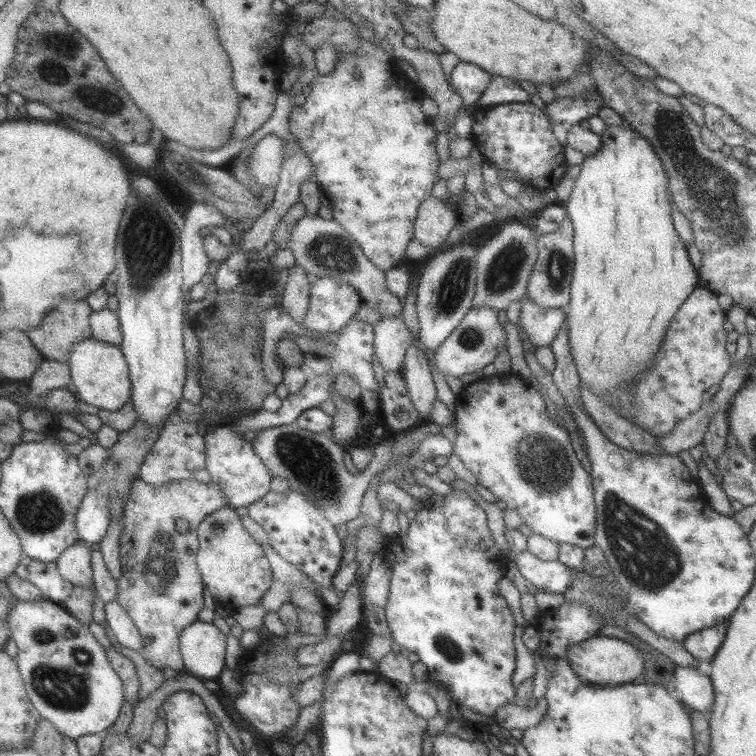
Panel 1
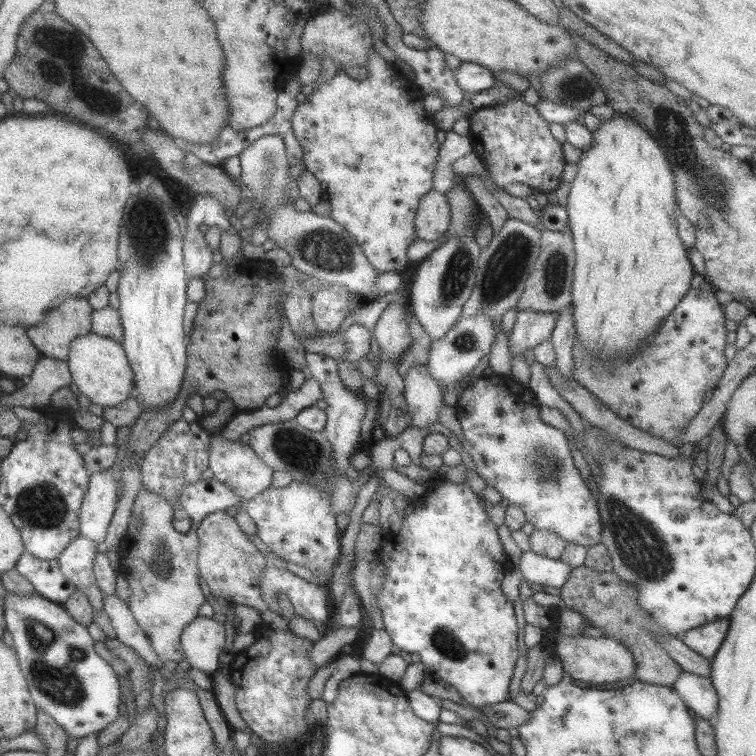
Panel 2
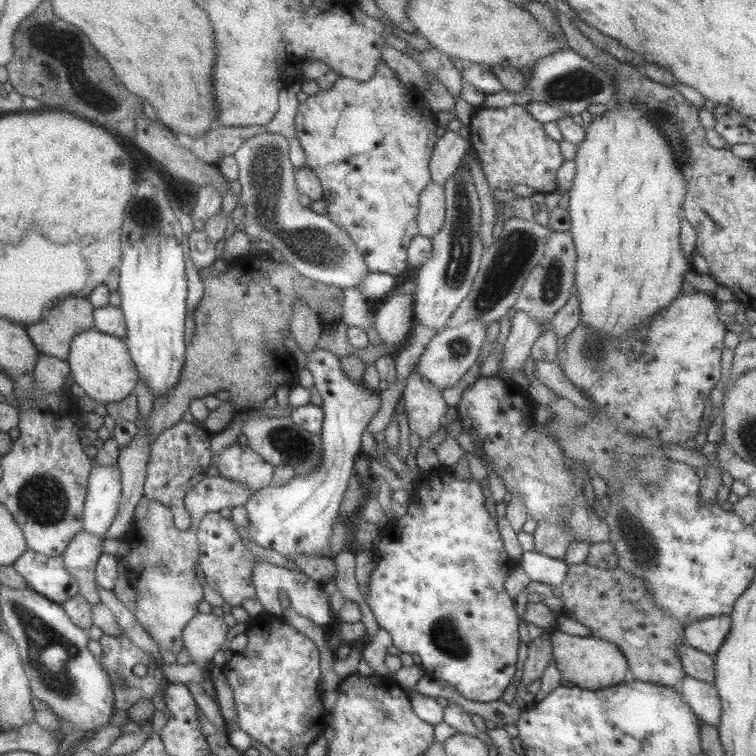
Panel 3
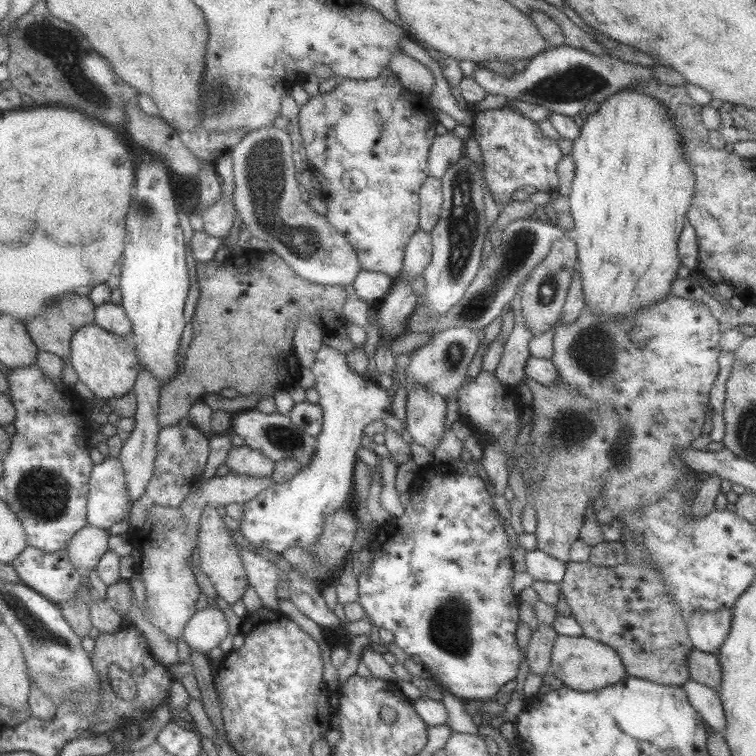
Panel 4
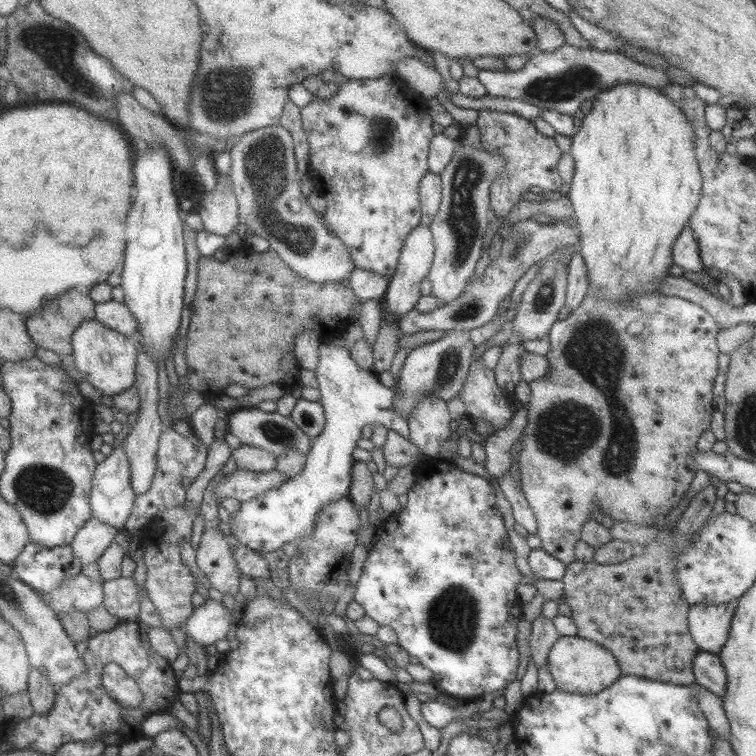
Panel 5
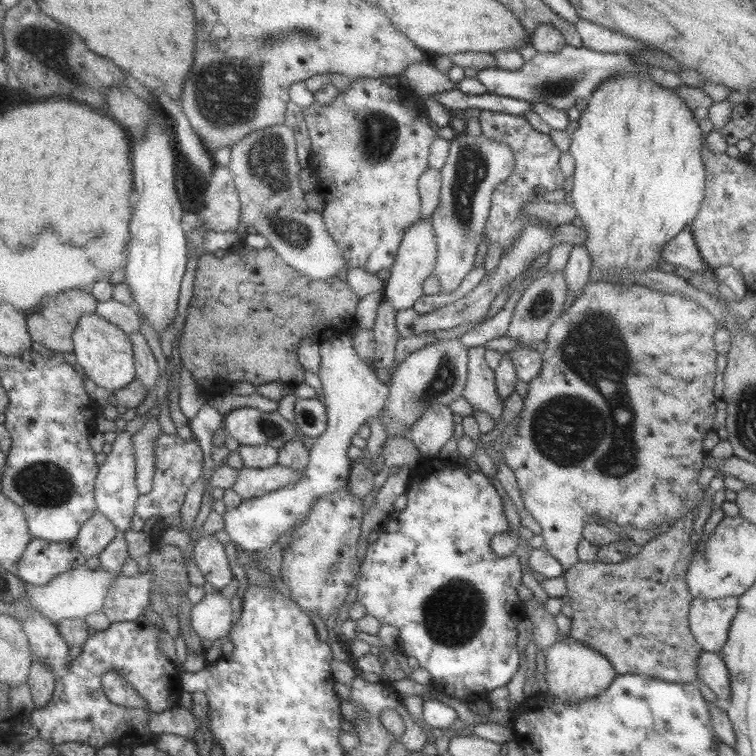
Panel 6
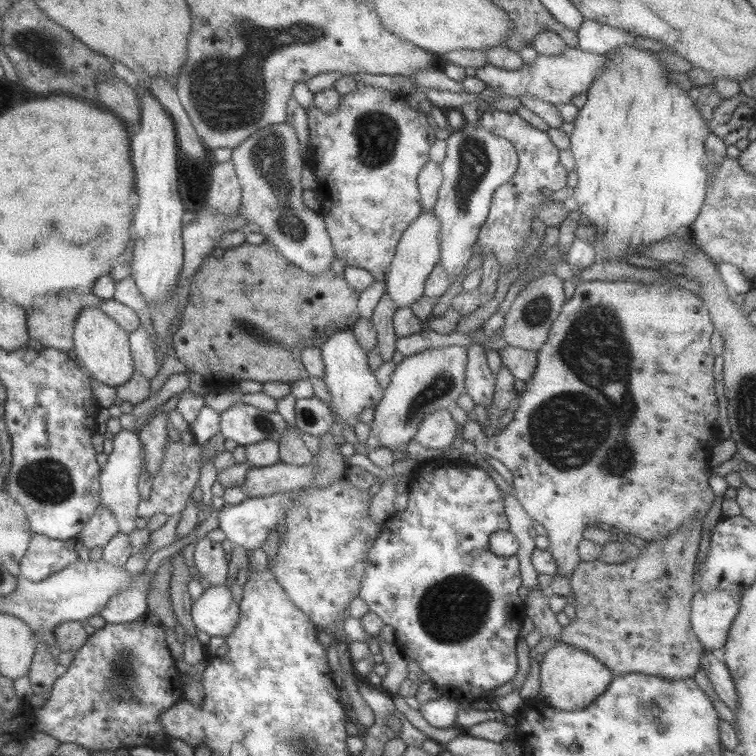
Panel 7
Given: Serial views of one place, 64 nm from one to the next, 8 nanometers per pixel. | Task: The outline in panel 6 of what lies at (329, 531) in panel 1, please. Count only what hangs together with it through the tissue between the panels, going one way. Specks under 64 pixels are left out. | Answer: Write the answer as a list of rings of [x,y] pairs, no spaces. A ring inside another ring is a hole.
[[[340,332],[325,338],[319,347],[319,374],[323,393],[323,404],[327,412],[326,430],[314,439],[309,449],[309,462],[303,469],[299,481],[275,489],[263,496],[242,500],[239,506],[225,510],[221,516],[223,530],[236,547],[251,554],[262,554],[267,546],[291,532],[297,522],[307,516],[309,506],[331,492],[348,484],[349,468],[353,460],[347,457],[347,448],[351,446],[351,436],[372,418],[381,419],[383,406],[387,400],[386,383],[381,383],[370,364],[363,362],[351,346],[351,337]]]

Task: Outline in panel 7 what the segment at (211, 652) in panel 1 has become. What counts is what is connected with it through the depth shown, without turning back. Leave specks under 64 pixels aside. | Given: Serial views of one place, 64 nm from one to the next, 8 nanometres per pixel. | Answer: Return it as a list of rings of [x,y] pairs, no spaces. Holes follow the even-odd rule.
[[[211,584],[203,590],[199,598],[192,601],[190,615],[195,628],[208,637],[227,637],[237,625],[239,604],[233,600],[233,596],[225,584]]]

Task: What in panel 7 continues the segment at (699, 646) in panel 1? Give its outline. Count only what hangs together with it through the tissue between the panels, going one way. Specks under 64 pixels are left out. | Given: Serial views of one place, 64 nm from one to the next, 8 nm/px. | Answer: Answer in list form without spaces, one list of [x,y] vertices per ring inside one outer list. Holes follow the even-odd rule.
[[[733,590],[694,592],[690,606],[690,628],[704,651],[724,647],[739,610],[739,599],[741,594]]]

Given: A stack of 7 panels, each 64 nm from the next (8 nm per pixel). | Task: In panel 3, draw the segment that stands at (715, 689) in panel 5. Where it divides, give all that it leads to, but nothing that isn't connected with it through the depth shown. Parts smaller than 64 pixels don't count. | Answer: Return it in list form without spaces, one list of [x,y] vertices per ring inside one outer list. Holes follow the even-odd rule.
[[[677,643],[674,652],[683,668],[684,674],[700,682],[713,684],[714,658],[695,650],[685,643]]]

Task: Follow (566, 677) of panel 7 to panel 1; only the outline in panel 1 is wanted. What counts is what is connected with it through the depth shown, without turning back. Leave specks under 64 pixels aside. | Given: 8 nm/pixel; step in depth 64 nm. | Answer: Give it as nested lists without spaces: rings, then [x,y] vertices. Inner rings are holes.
[[[607,636],[589,638],[570,645],[566,656],[570,670],[573,670],[580,679],[595,685],[623,685],[644,674],[644,654],[631,644],[617,638]]]

